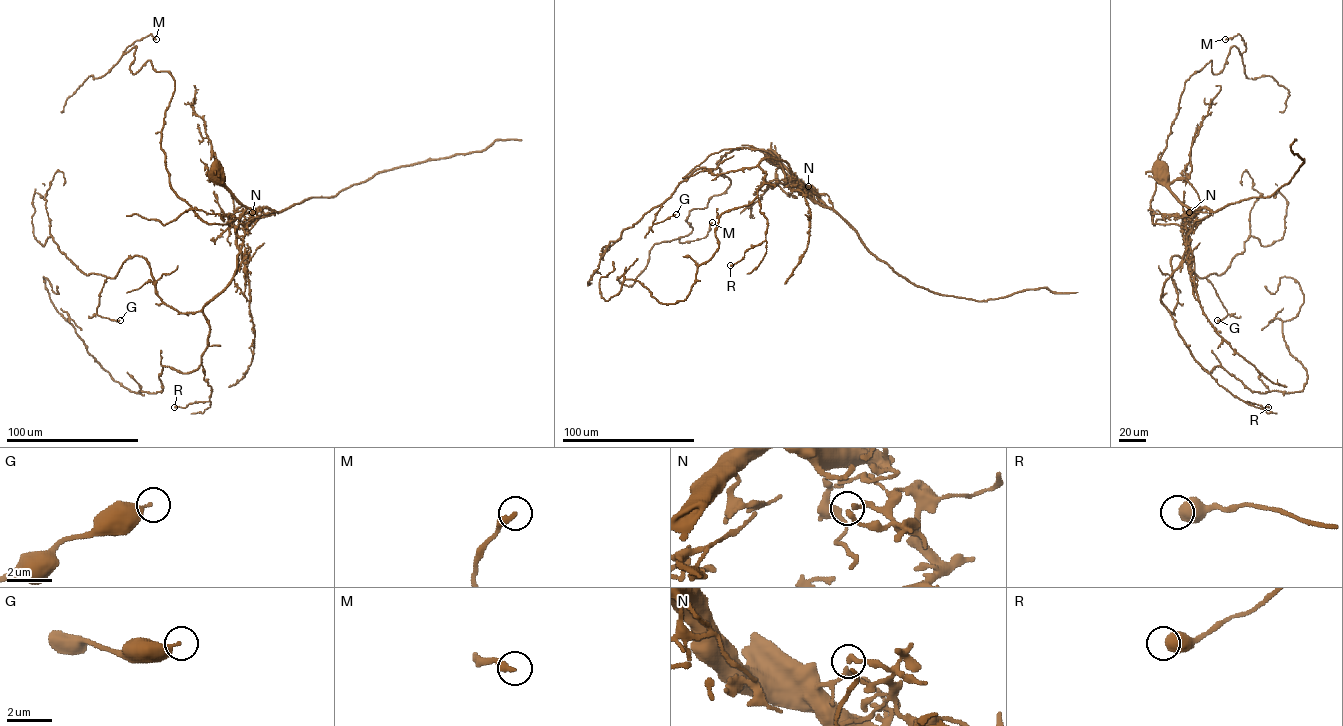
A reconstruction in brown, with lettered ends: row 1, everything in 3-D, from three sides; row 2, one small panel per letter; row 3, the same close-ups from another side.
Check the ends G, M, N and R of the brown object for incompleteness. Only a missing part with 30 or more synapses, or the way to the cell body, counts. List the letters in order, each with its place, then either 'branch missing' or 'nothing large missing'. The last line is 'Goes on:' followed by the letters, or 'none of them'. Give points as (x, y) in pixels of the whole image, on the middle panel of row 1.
G: (676, 214) | nothing large missing
M: (712, 222) | nothing large missing
N: (808, 186) | nothing large missing
R: (730, 265) | nothing large missing
Goes on: none of them

